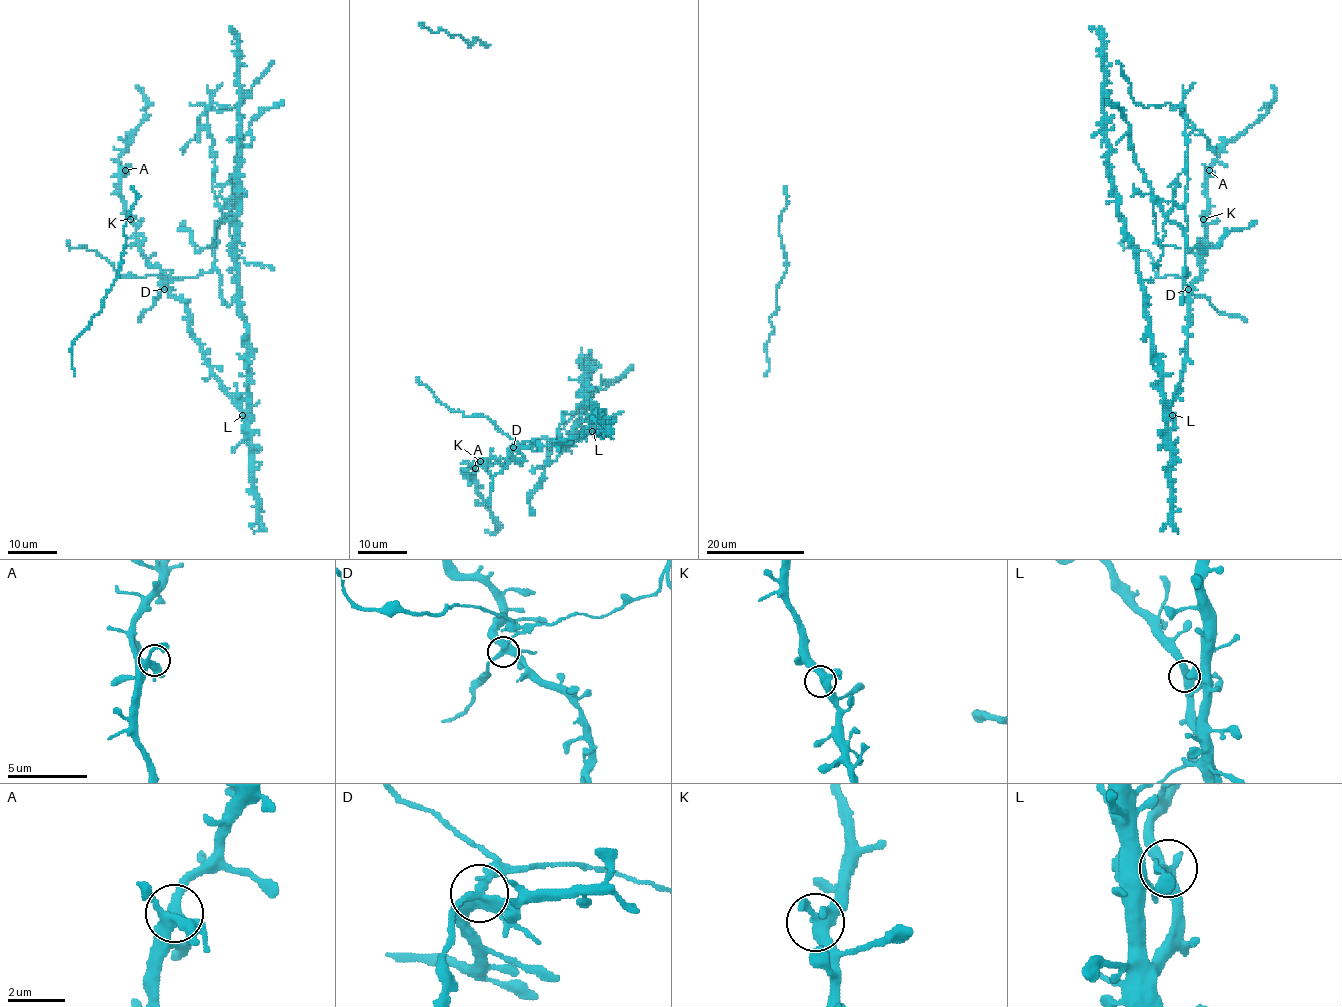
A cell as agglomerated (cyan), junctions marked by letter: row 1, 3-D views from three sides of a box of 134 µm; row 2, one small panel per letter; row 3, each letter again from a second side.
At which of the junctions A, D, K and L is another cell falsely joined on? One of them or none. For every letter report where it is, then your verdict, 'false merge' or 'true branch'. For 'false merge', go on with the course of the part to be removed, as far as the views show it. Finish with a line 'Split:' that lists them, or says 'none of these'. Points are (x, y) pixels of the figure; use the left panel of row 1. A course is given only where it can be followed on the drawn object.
A: (125, 170) | true branch
D: (164, 289) | false merge | (163, 289), (209, 272), (215, 260), (223, 212), (213, 189), (209, 107), (240, 104), (272, 60)
K: (130, 219) | true branch
L: (242, 415) | true branch
Split: D

